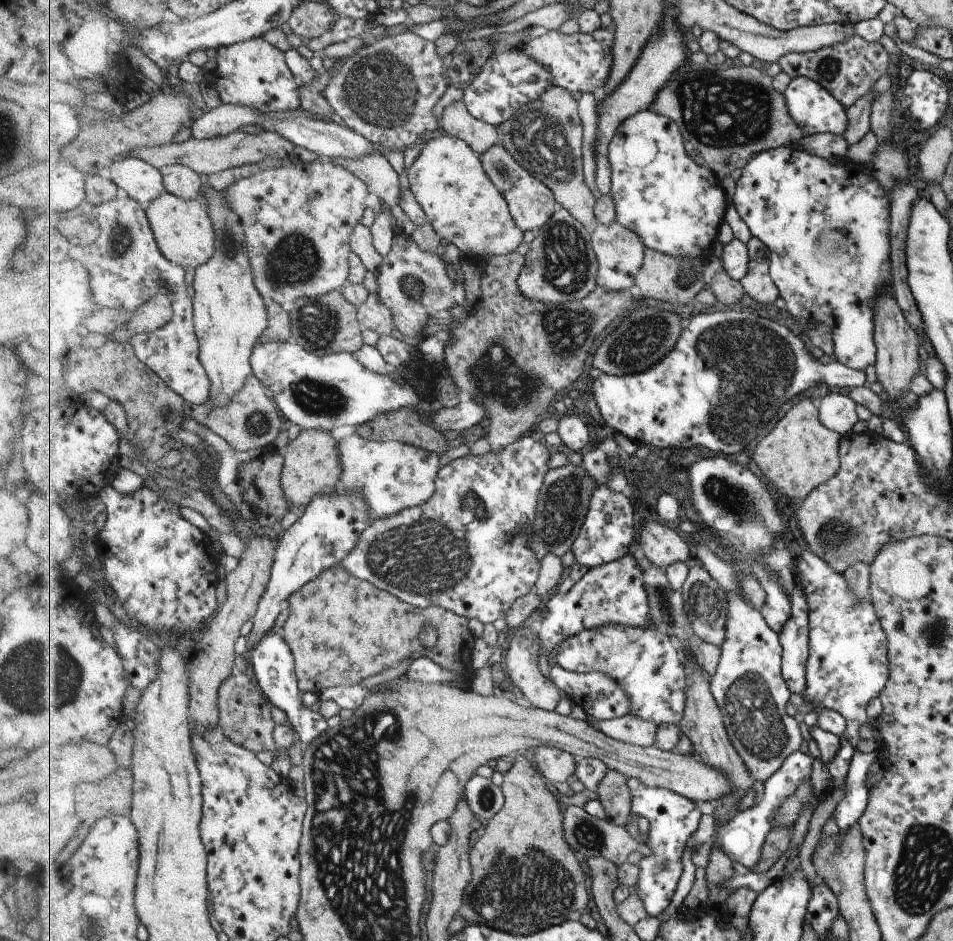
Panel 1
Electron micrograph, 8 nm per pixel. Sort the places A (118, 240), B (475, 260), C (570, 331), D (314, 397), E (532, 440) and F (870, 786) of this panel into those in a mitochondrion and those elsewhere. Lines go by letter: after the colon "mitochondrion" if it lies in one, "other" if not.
A: mitochondrion
B: other
C: mitochondrion
D: mitochondrion
E: other
F: other

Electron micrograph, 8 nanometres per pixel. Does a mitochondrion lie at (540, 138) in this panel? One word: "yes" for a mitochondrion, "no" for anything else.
yes

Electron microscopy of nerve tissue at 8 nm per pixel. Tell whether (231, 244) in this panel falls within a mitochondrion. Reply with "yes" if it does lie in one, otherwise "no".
yes

